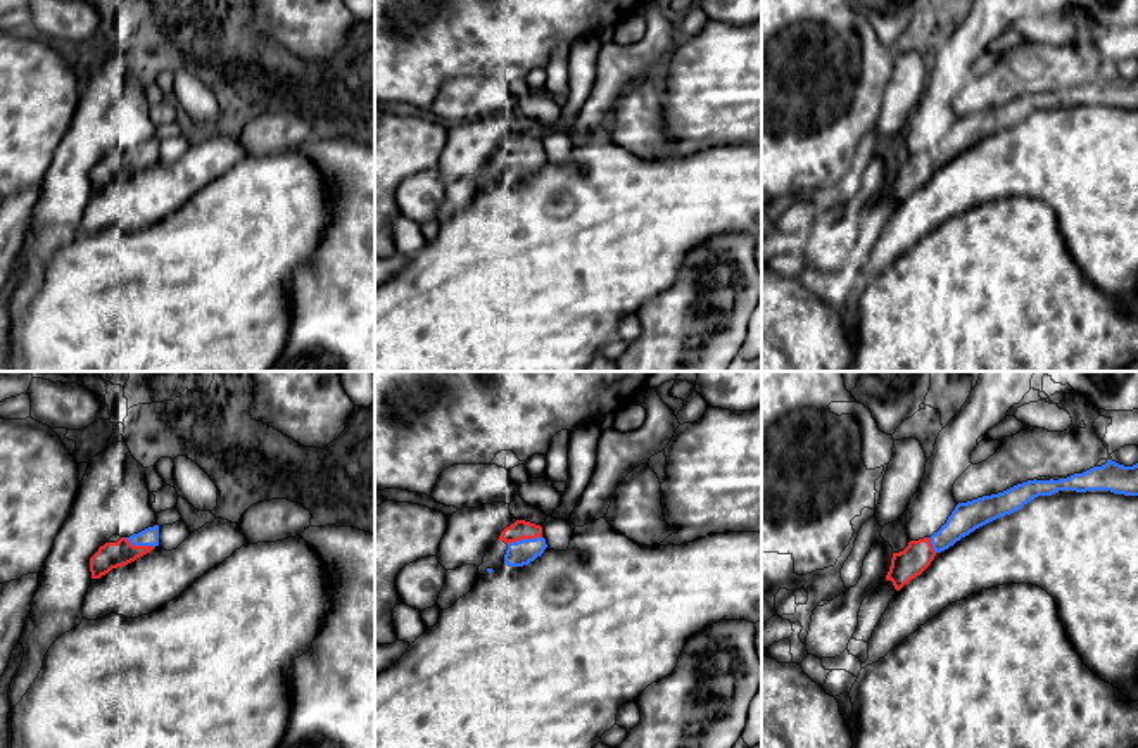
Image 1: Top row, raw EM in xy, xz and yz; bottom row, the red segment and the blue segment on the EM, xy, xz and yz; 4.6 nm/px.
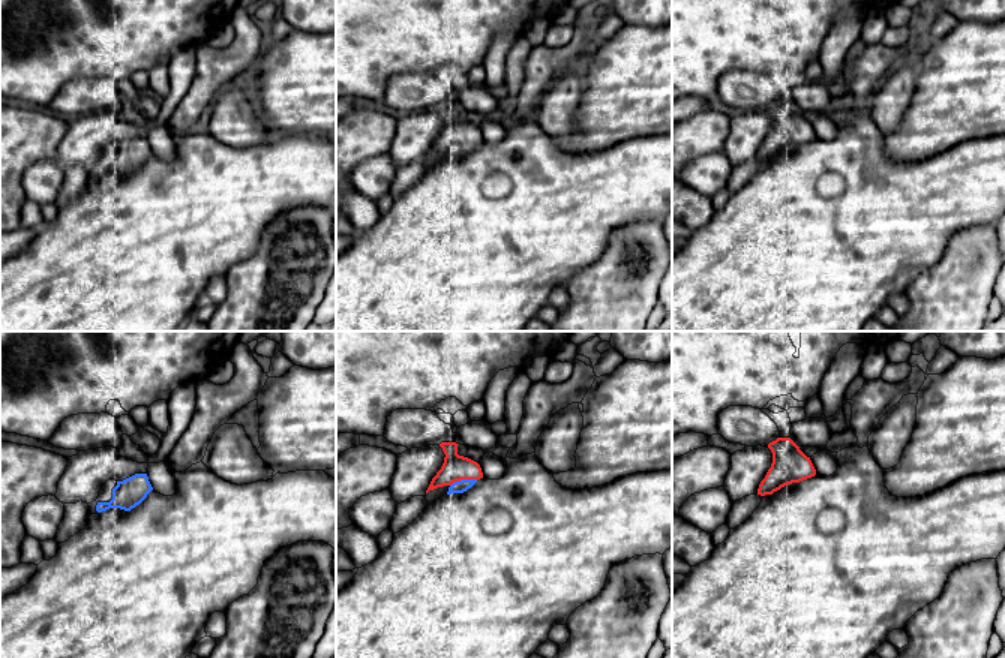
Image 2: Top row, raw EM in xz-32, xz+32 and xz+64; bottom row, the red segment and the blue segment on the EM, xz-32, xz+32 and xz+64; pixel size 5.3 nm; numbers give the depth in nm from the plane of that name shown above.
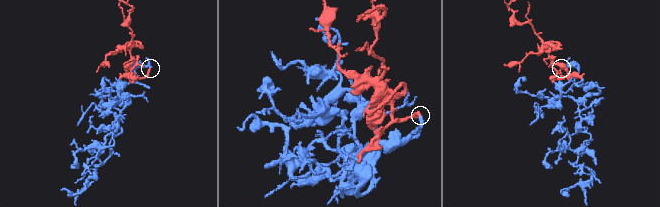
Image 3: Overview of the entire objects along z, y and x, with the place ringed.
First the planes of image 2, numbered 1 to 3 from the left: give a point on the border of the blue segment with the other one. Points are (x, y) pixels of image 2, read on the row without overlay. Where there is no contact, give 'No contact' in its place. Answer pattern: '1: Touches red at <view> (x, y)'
1: No contact
2: Touches red at xz+32 (462, 143)
3: No contact

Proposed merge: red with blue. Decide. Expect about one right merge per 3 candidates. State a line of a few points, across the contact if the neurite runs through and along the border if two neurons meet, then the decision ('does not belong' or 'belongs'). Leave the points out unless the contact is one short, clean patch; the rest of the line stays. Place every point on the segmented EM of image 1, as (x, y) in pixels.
belongs

